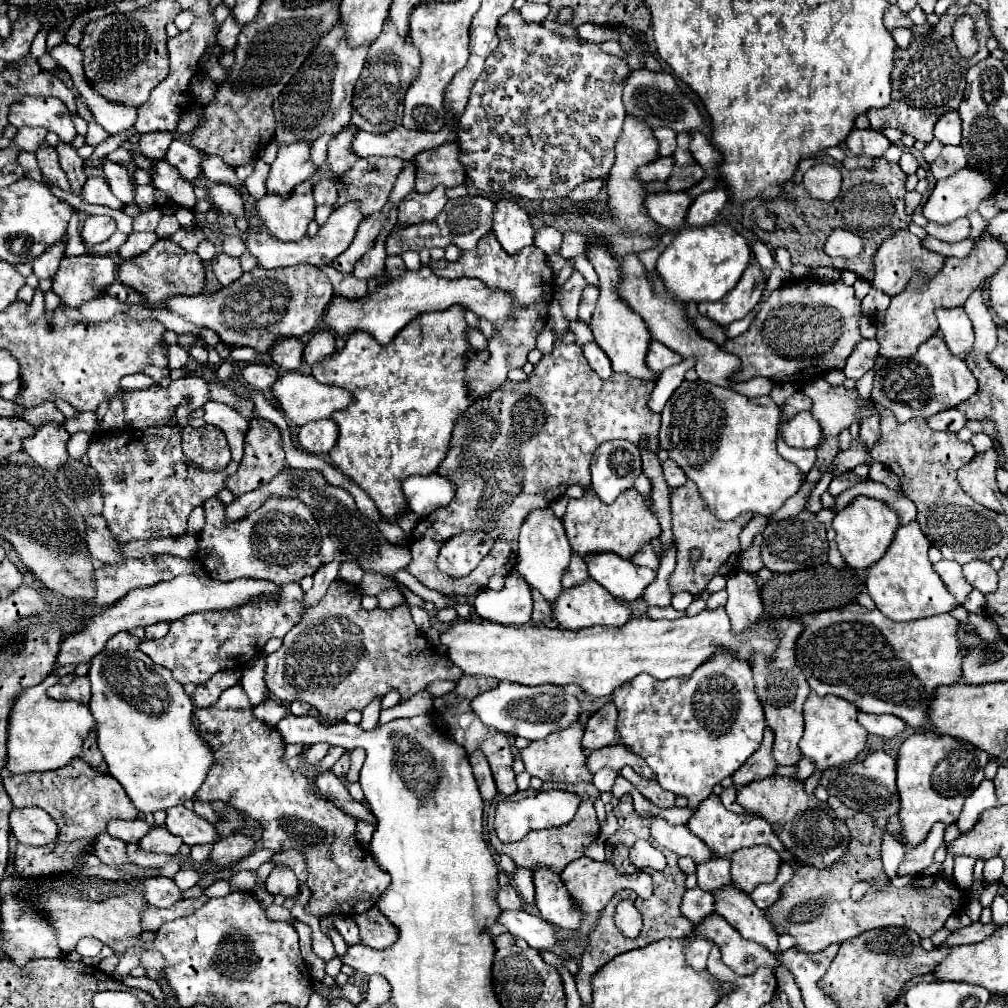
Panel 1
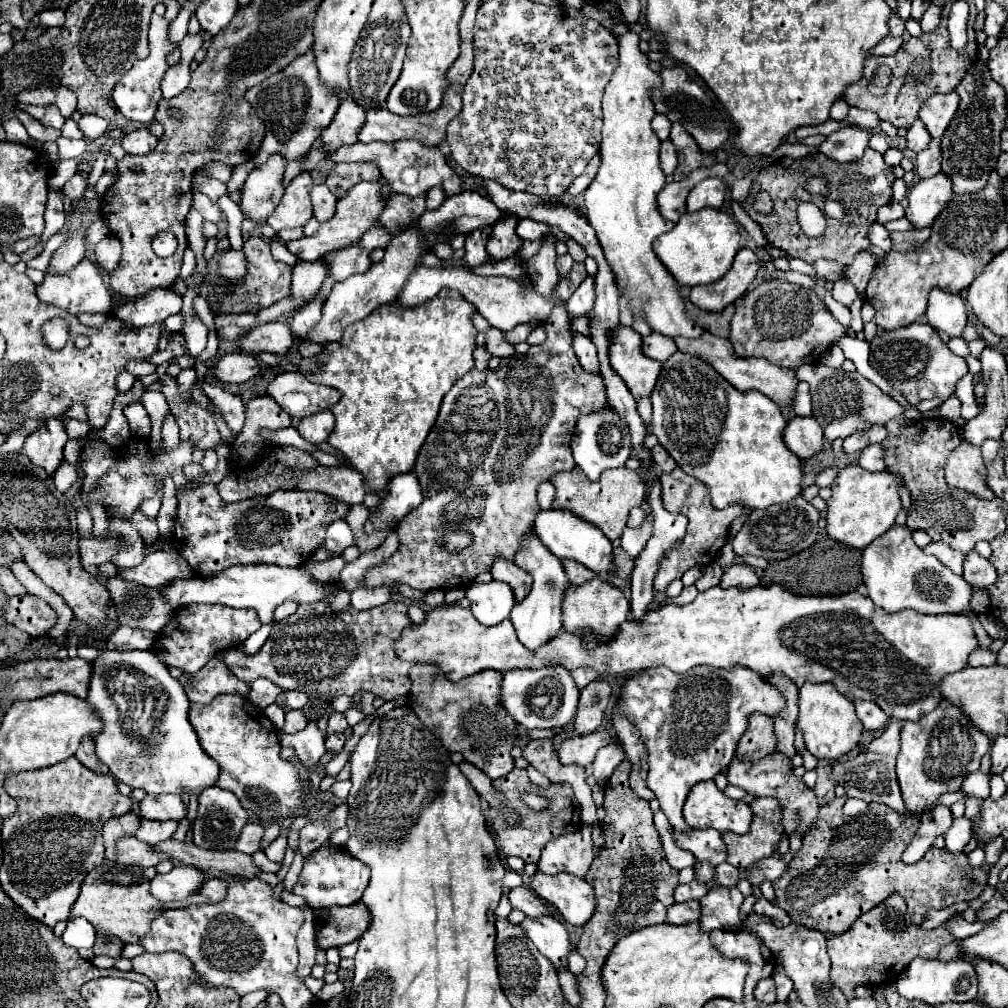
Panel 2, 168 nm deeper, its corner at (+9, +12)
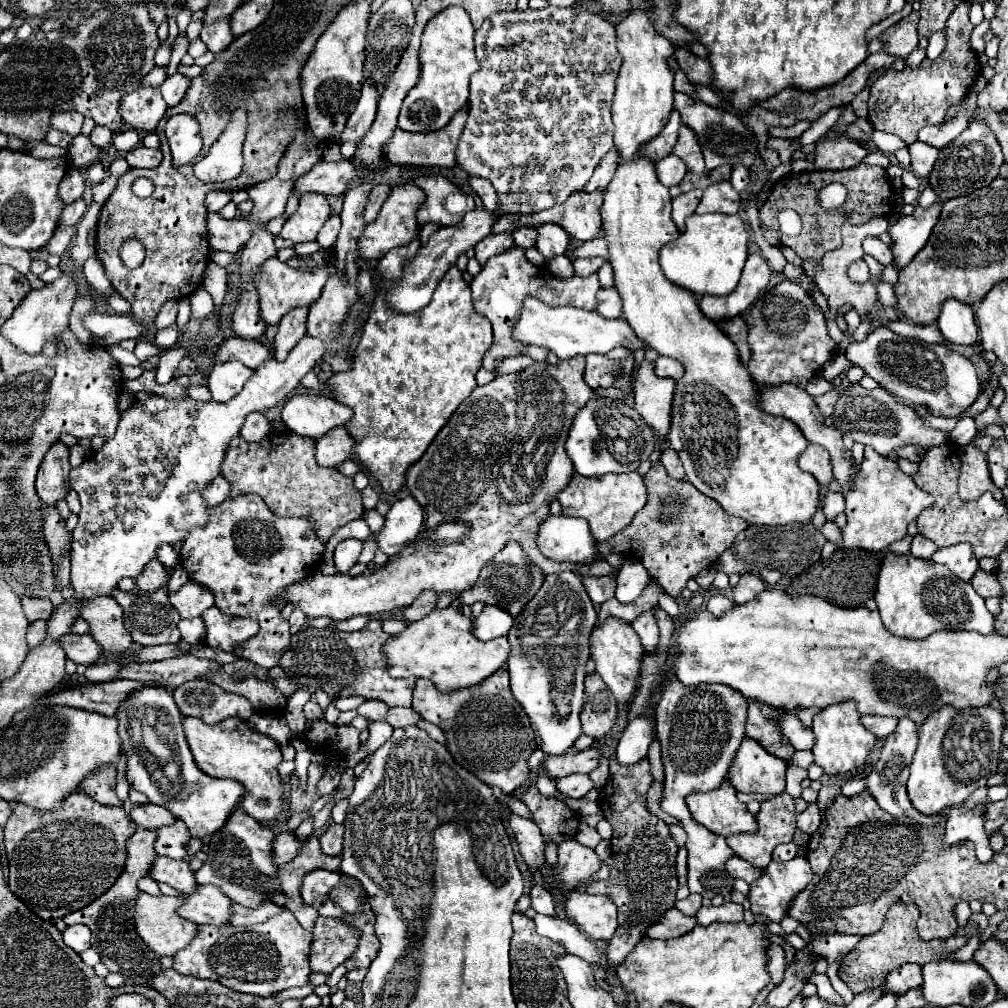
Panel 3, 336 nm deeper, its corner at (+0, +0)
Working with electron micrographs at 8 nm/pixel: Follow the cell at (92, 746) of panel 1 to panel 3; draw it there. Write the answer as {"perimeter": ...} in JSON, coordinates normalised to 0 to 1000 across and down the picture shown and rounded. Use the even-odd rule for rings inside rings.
{"perimeter":[[[100,758],[100,762],[84,770],[84,774],[80,776],[80,782],[100,798],[118,800],[120,796],[114,788],[114,770],[116,770],[116,764],[112,758]]]}

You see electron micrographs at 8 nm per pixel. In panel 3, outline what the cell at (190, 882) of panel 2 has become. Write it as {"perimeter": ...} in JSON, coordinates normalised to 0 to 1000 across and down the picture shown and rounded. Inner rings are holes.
{"perimeter":[[[195,879],[191,887],[182,887],[182,897],[176,901],[176,905],[193,917],[219,919],[227,917],[227,897],[229,893],[215,879]]]}

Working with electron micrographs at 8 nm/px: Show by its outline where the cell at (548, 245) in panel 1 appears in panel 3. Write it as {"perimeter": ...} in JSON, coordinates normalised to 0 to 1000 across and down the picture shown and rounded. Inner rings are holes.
{"perimeter":[[[515,226],[513,230],[509,230],[509,236],[515,246],[527,246],[533,240],[533,230],[531,226]]]}

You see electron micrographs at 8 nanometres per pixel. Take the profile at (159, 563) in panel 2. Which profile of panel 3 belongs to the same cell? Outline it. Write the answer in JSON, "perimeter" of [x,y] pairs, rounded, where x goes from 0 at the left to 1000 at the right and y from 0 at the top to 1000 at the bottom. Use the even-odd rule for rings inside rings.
{"perimeter":[[[188,575],[176,587],[168,587],[168,597],[176,603],[180,613],[193,613],[209,603],[213,599],[213,593],[207,583]]]}

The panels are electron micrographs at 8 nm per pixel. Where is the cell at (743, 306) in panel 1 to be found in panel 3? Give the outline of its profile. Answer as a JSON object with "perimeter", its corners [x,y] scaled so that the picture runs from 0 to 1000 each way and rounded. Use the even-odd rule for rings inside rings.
{"perimeter":[[[745,252],[739,260],[737,274],[731,286],[723,294],[699,294],[693,300],[693,306],[707,319],[733,313],[741,306],[745,306],[749,296],[761,286],[763,276],[765,276],[765,264],[761,262],[761,258],[755,256],[753,252]]]}

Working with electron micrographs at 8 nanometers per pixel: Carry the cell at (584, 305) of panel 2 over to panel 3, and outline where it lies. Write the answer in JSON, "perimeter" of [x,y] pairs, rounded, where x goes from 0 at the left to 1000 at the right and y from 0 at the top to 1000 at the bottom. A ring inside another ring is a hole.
{"perimeter":[[[596,286],[592,290],[592,312],[600,315],[616,315],[616,296],[610,286]]]}

